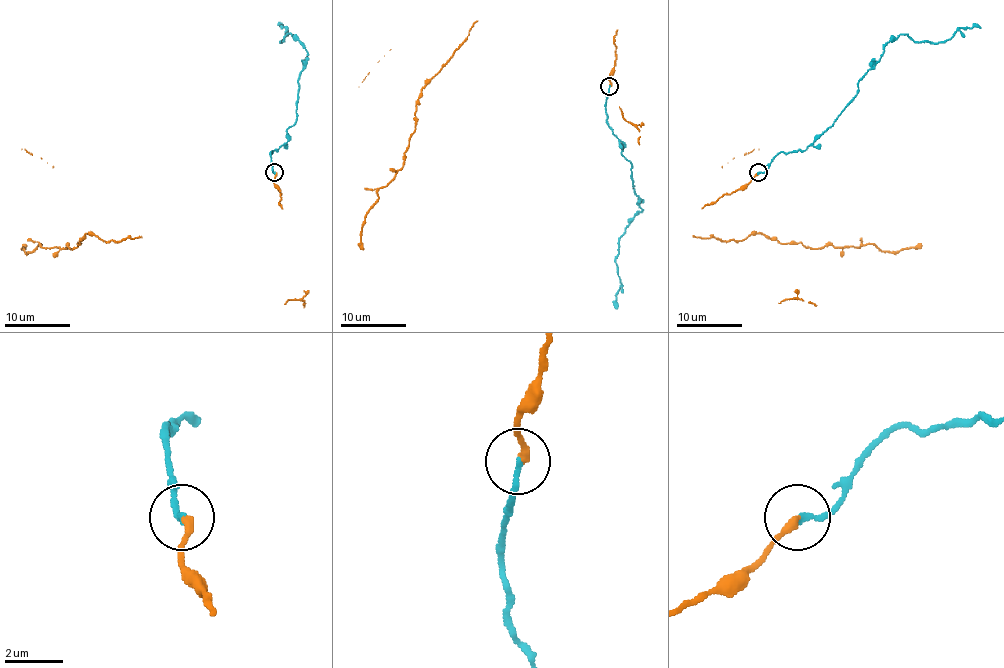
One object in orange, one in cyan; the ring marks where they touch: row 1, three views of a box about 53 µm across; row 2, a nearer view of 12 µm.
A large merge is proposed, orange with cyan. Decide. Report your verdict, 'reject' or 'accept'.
accept

